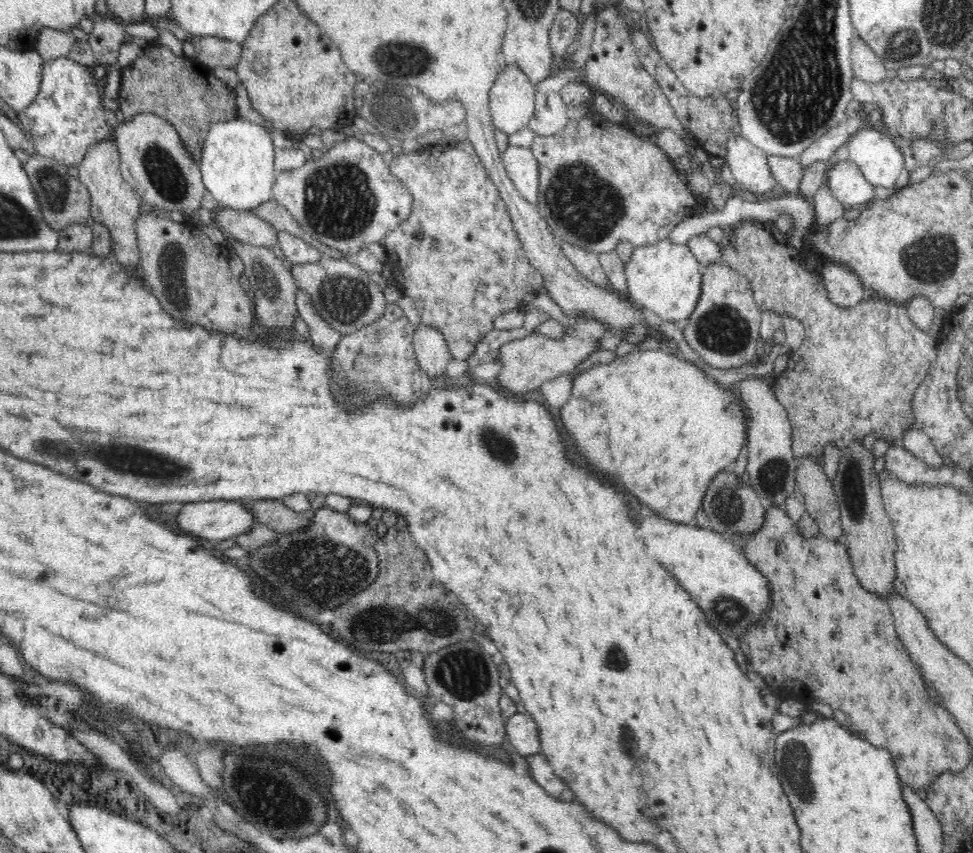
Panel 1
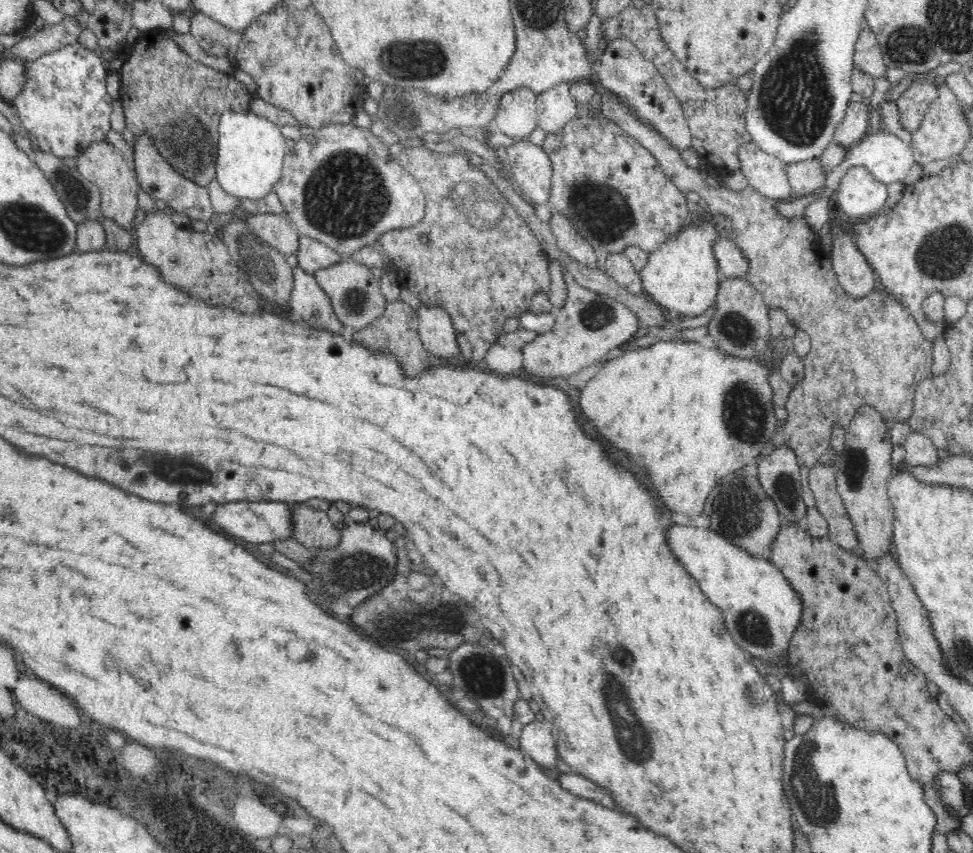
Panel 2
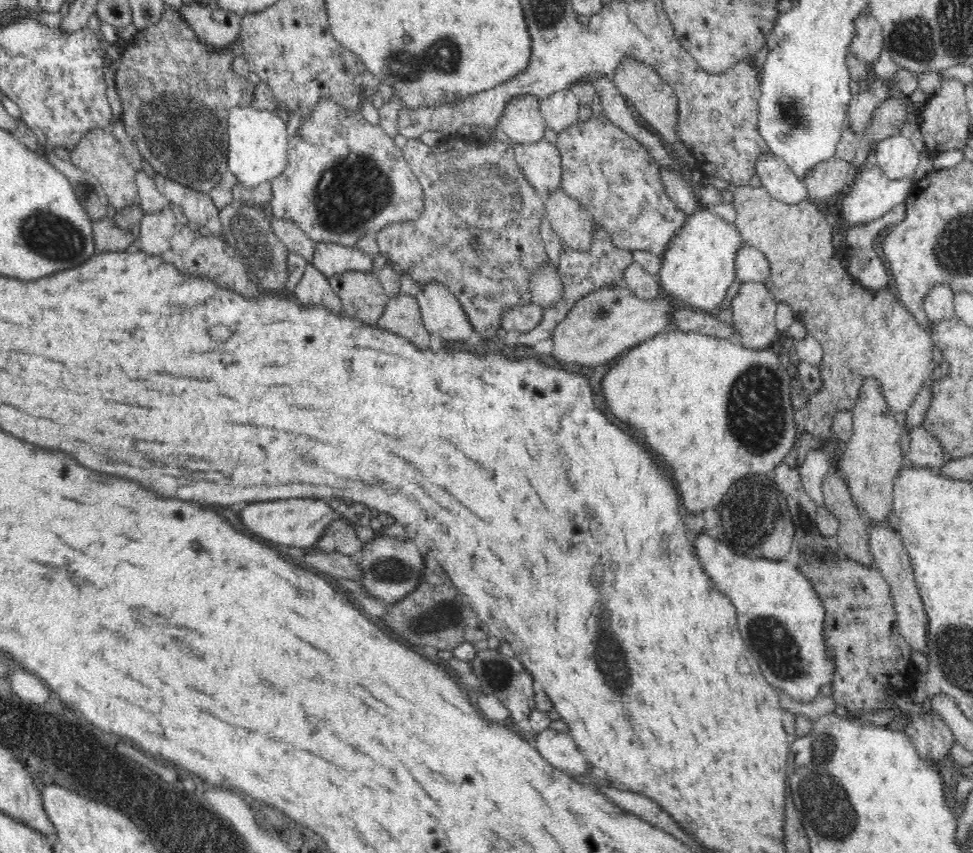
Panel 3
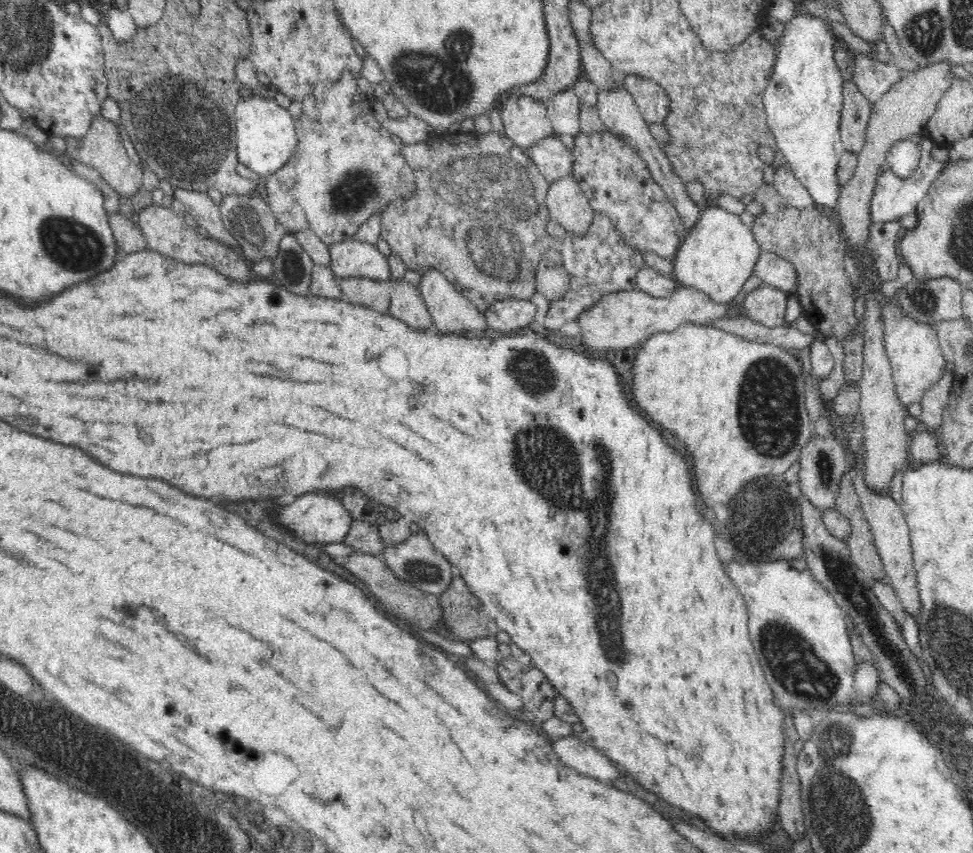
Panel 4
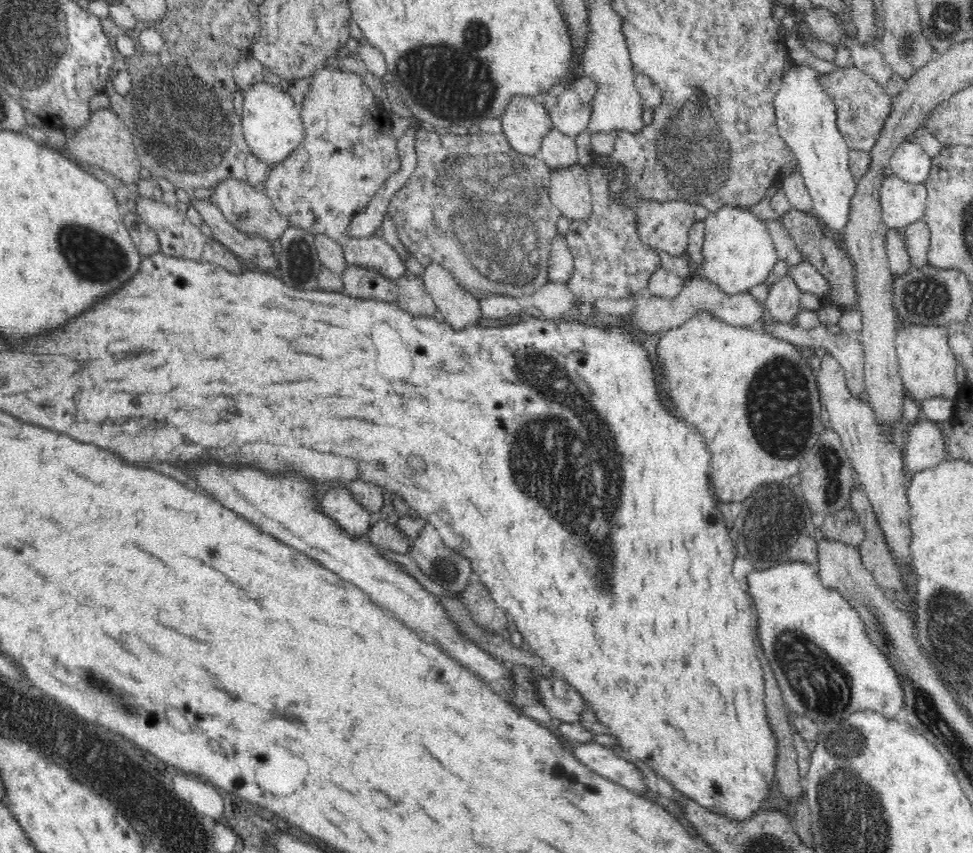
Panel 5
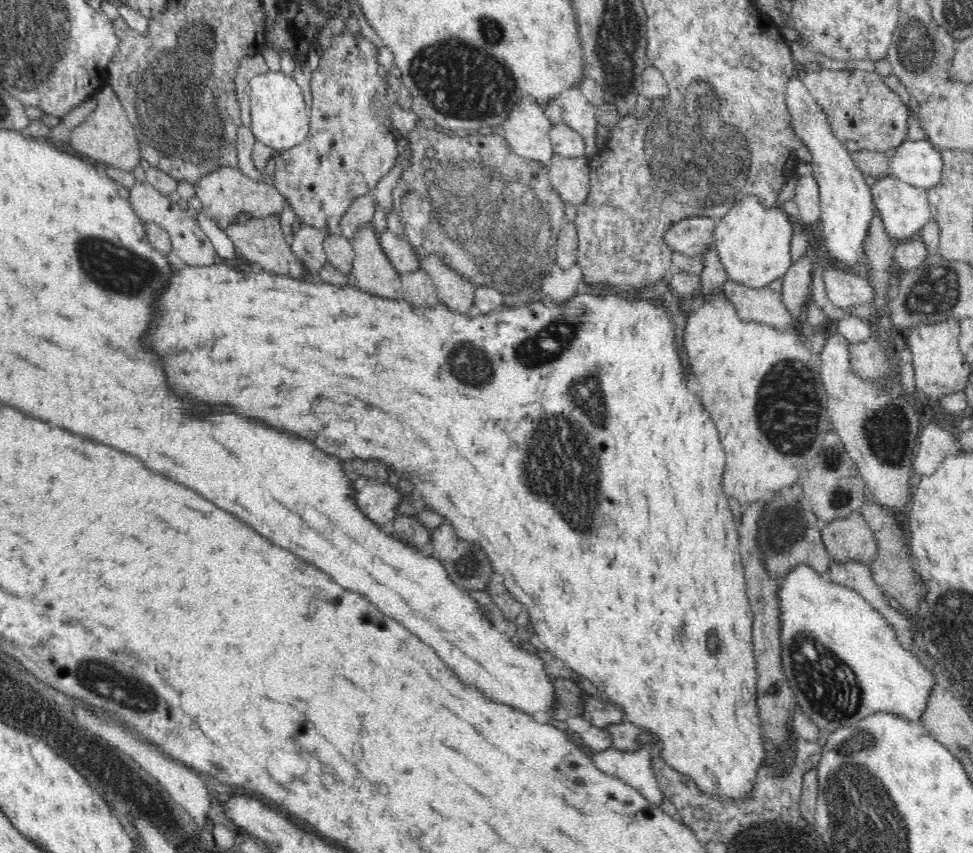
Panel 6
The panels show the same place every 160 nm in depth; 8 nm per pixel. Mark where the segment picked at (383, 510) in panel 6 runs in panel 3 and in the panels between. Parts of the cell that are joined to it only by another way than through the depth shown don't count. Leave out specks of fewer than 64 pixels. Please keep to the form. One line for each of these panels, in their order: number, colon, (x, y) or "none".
3: (298, 523)
4: (314, 519)
5: (338, 504)

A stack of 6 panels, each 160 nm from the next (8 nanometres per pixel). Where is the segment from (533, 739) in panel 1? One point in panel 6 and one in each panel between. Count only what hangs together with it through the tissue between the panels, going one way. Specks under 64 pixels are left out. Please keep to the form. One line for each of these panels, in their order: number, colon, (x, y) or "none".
2: (536, 740)
3: (558, 748)
4: (584, 758)
5: (598, 758)
6: (635, 769)

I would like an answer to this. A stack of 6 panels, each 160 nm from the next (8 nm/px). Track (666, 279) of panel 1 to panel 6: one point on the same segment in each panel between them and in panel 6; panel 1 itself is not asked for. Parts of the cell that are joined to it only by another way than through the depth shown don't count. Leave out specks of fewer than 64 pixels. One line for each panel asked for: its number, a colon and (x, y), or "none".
2: (682, 276)
3: (697, 268)
4: (718, 255)
5: (739, 253)
6: (753, 241)

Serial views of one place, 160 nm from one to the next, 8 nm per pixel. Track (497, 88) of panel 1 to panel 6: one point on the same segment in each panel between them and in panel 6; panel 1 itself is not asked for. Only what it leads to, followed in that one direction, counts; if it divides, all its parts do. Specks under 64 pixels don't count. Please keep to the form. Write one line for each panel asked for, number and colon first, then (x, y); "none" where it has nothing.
2: (517, 116)
3: (522, 121)
4: (524, 117)
5: (525, 121)
6: (527, 129)

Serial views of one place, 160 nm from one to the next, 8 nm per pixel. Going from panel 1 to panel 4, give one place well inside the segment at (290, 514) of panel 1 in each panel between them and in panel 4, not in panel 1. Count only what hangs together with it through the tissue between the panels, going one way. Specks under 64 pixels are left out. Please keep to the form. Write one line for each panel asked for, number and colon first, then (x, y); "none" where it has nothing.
2: (312, 527)
3: (340, 536)
4: (363, 536)

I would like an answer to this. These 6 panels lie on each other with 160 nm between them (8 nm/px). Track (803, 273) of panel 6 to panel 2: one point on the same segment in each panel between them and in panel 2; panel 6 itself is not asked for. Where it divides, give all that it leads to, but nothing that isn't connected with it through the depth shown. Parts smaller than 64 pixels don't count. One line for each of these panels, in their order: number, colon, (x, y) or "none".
2: (740, 327)
3: (754, 308)
4: (766, 304)
5: (782, 304)

